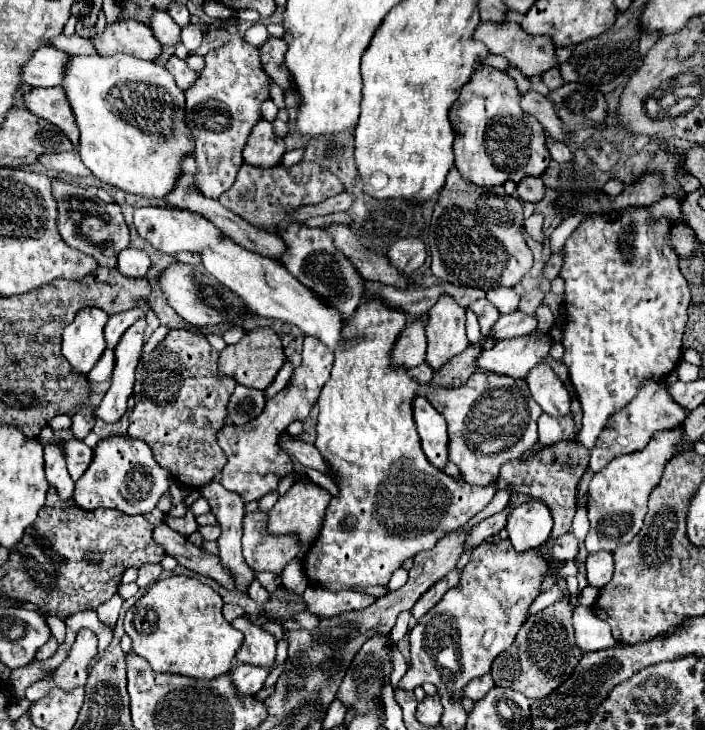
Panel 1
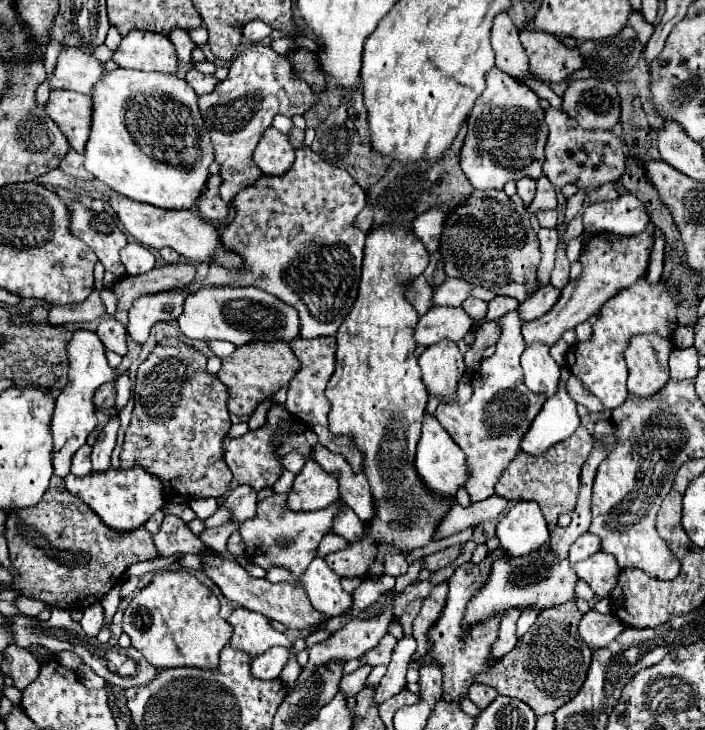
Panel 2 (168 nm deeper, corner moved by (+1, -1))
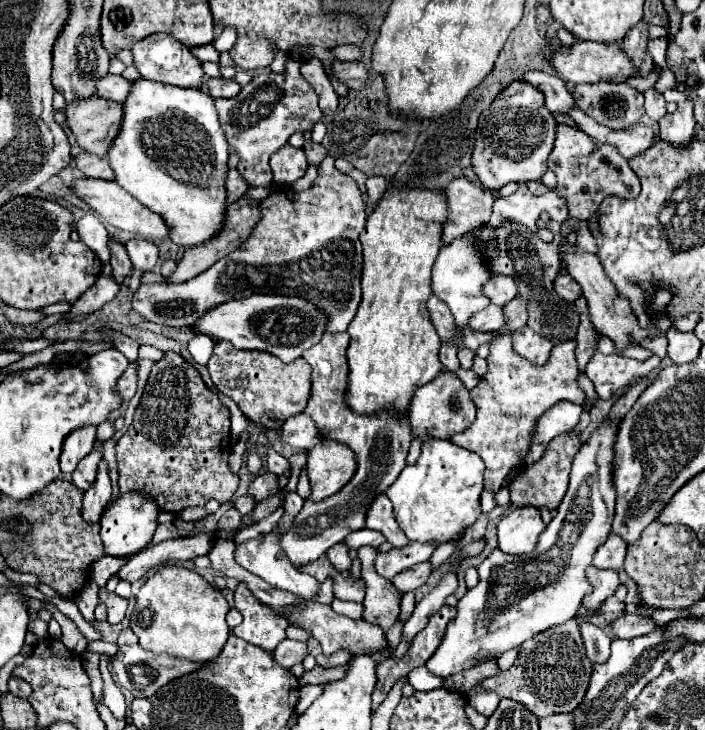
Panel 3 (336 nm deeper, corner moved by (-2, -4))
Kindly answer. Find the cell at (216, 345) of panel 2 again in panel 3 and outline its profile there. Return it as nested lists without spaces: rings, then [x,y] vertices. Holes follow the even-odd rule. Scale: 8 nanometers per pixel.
[[[194,336],[188,344],[188,352],[192,354],[194,362],[198,362],[198,364],[208,364],[212,350],[214,350],[214,340],[208,336]]]

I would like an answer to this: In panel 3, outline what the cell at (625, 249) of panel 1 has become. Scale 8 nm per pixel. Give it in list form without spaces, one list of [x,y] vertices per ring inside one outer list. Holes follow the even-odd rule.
[[[596,352],[588,364],[584,374],[594,382],[600,400],[612,400],[626,392],[626,388],[634,386],[640,378],[658,368],[661,360],[651,356],[644,362],[630,359],[620,354],[600,354]]]

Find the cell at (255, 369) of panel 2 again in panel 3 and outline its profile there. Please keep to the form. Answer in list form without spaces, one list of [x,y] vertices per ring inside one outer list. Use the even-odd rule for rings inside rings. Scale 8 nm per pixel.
[[[216,342],[208,370],[216,388],[228,394],[240,406],[246,418],[260,422],[264,428],[278,430],[288,416],[302,412],[304,404],[308,402],[310,368],[304,358],[286,364],[268,352],[236,350],[228,342]]]

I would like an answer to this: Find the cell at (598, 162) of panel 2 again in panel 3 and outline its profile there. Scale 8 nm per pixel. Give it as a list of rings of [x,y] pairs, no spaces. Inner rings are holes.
[[[558,124],[556,128],[556,142],[548,158],[548,170],[552,170],[558,178],[556,194],[566,198],[570,218],[582,222],[596,212],[596,208],[606,196],[616,194],[624,198],[636,198],[636,194],[640,192],[640,180],[636,178],[636,174],[628,166],[628,160],[618,152],[616,146],[598,142],[582,130],[566,124]]]

